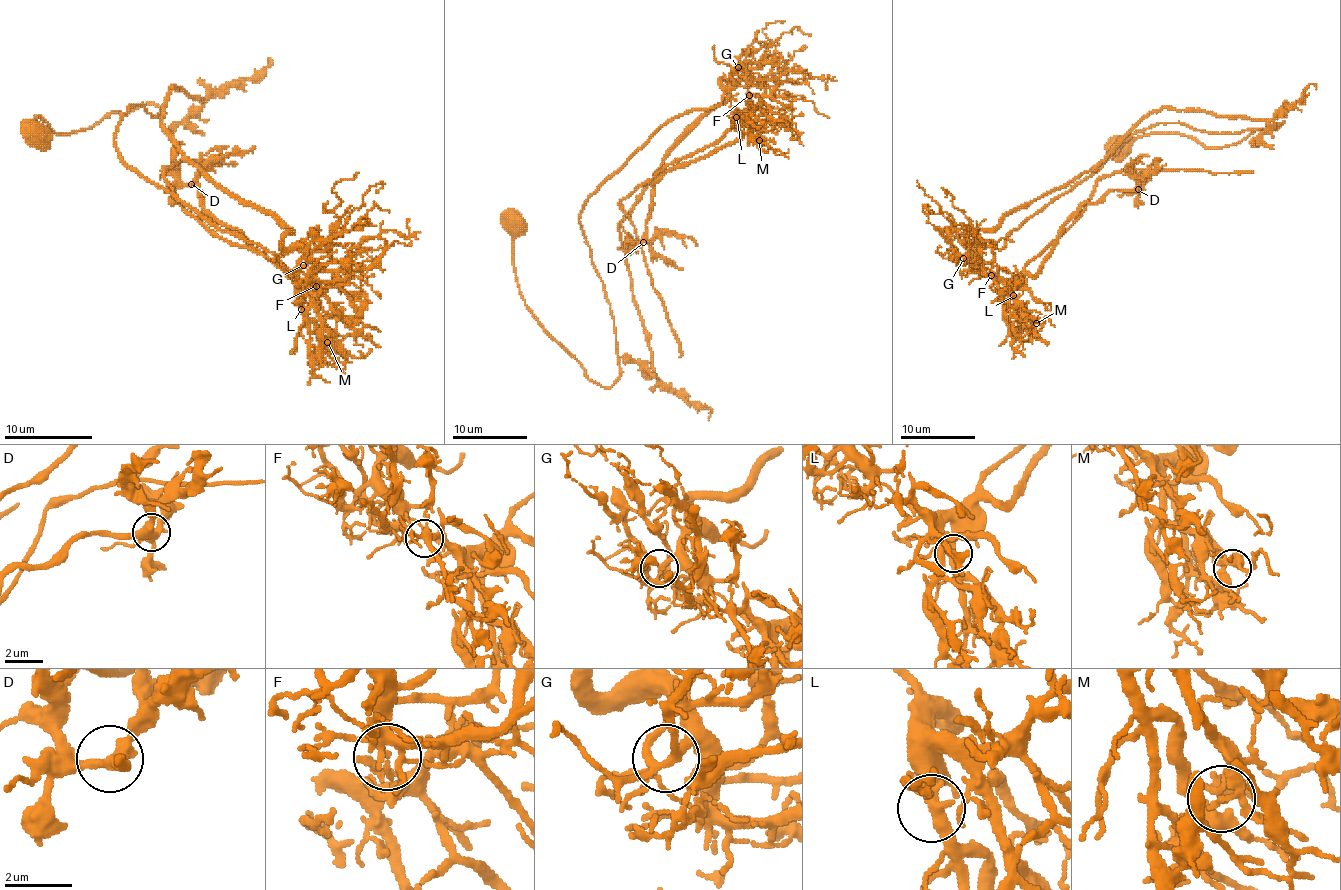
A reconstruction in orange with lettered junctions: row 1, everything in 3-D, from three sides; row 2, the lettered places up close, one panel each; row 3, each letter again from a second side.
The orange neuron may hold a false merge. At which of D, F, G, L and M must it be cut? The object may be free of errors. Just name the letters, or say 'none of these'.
F

